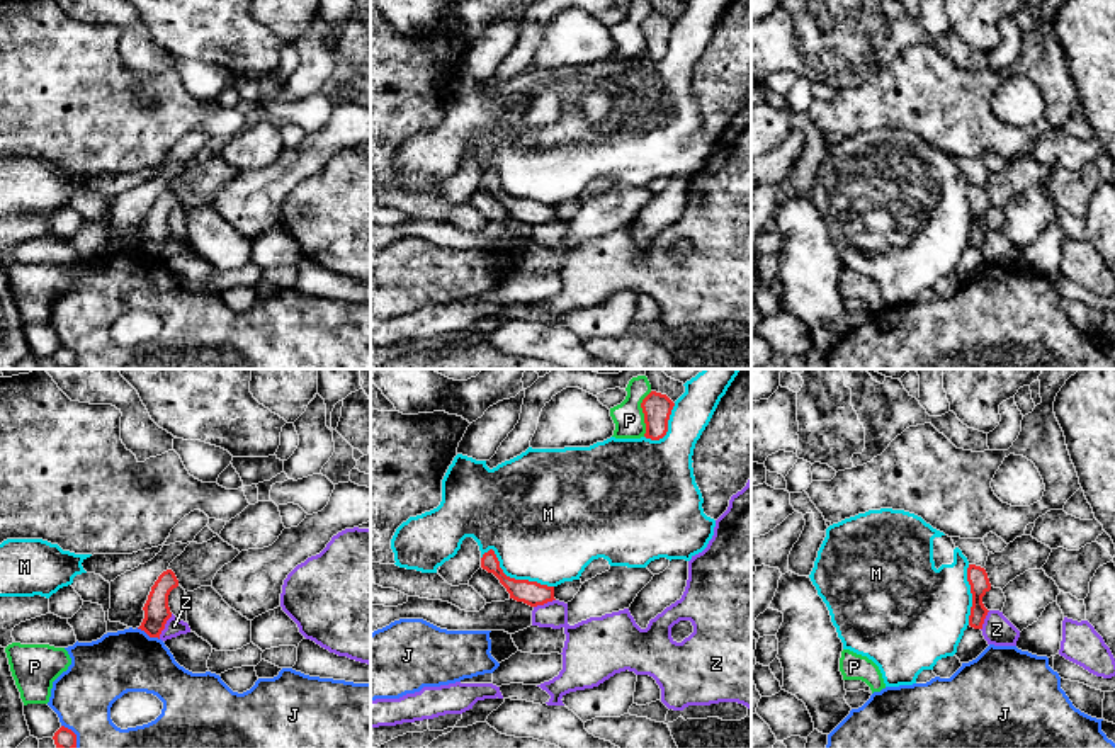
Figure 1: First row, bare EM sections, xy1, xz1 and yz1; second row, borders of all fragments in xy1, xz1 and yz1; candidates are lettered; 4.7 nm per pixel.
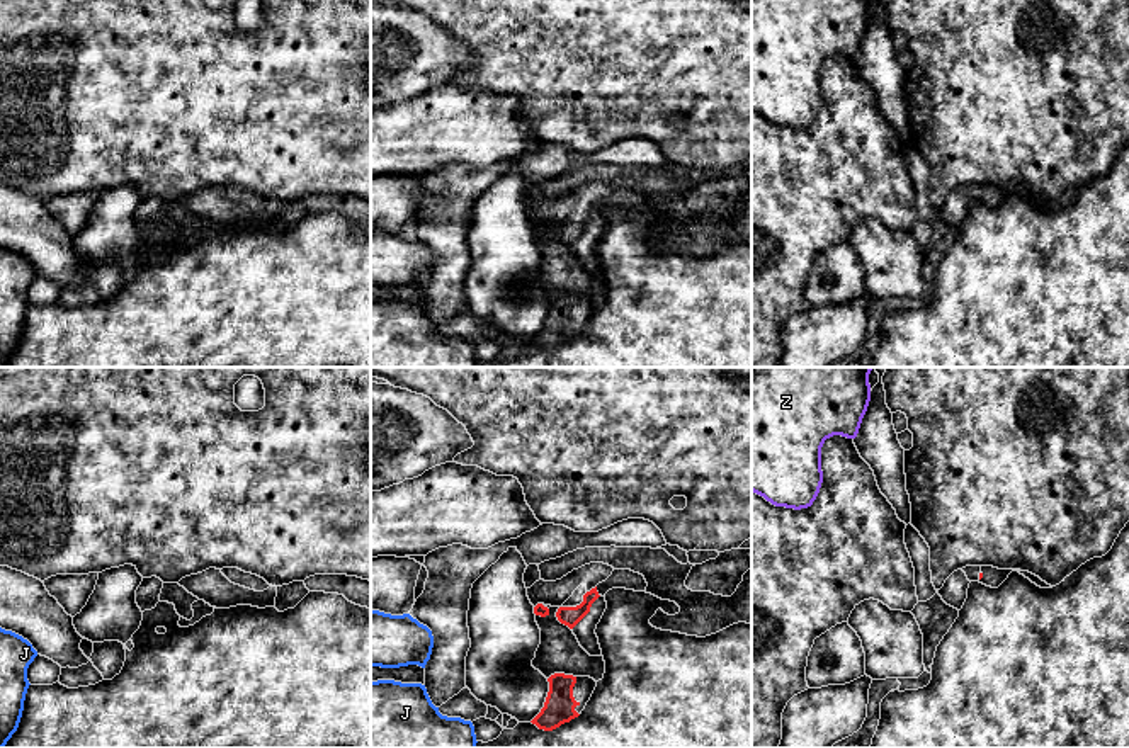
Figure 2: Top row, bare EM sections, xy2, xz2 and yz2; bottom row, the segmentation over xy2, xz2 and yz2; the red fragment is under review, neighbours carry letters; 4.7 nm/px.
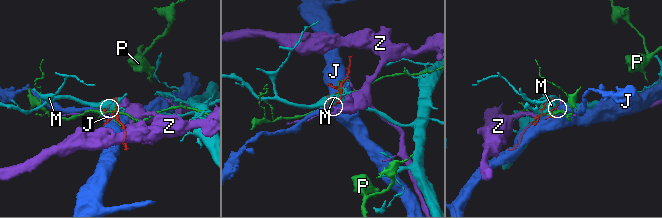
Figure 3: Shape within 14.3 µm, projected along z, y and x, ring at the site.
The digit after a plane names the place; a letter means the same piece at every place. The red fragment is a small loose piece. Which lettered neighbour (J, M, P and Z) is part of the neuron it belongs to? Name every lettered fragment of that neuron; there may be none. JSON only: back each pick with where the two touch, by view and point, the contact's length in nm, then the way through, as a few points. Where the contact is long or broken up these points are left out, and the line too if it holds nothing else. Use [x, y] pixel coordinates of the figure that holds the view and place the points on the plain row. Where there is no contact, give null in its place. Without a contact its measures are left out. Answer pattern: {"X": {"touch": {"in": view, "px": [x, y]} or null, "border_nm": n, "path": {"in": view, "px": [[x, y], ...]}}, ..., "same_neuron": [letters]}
{"same_neuron": []}

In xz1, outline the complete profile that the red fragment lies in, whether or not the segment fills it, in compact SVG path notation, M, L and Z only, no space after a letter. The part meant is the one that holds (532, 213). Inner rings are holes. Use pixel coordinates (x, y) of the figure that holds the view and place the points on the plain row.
M493 168L483 173L481 187L486 189L488 192L493 192L500 199L500 202L507 207L507 211L510 212L510 218L517 221L524 221L530 226L537 226L537 224L544 224L547 221L556 219L554 206L507 196L500 187L500 180Z

